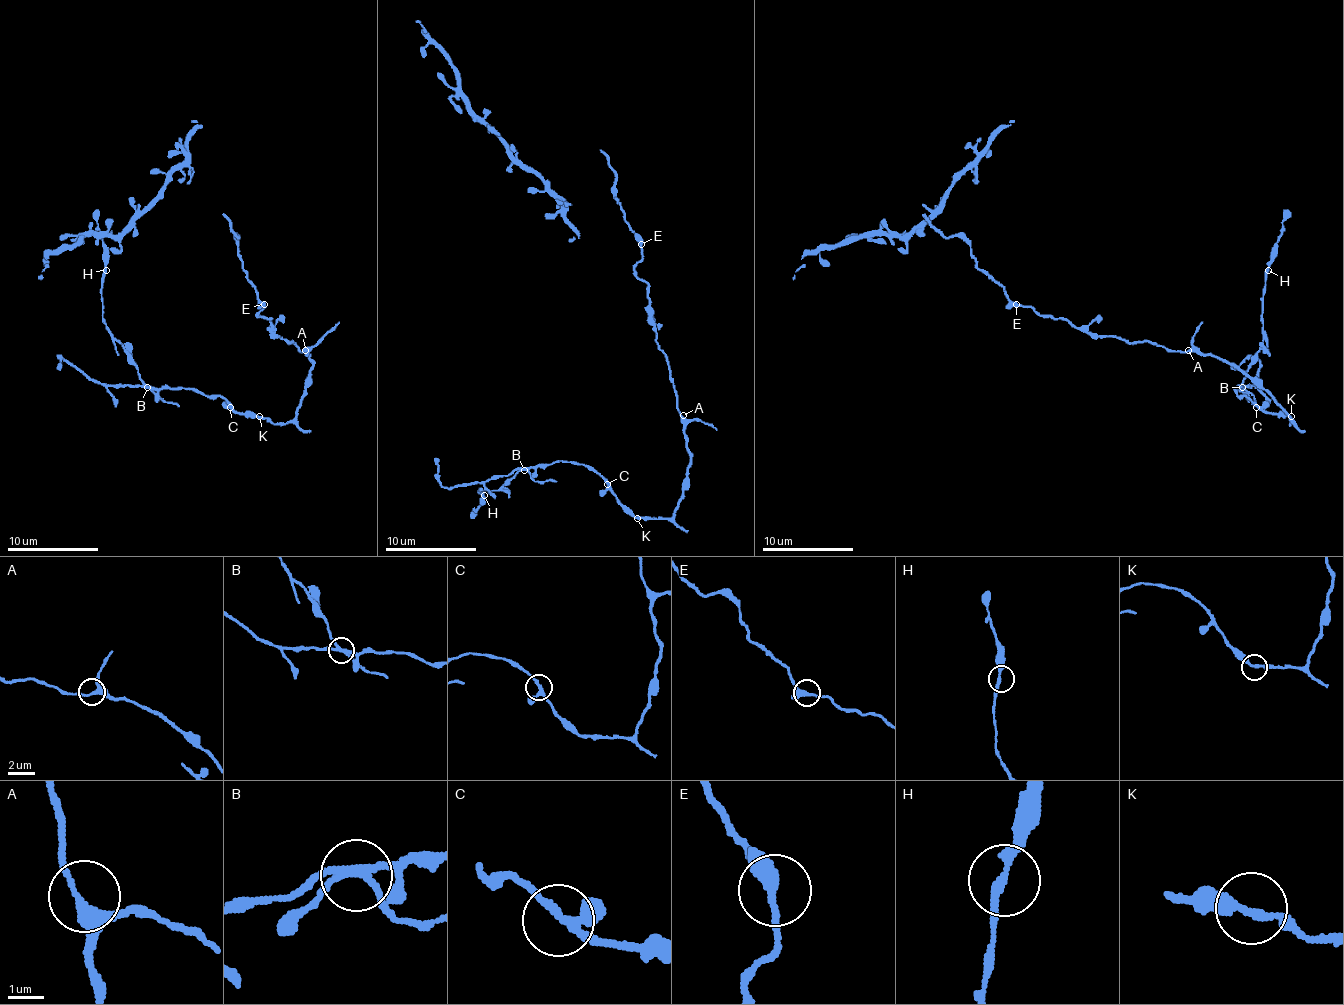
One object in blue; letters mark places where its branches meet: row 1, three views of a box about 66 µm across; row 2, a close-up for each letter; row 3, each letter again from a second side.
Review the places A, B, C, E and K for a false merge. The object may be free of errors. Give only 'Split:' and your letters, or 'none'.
Split: B

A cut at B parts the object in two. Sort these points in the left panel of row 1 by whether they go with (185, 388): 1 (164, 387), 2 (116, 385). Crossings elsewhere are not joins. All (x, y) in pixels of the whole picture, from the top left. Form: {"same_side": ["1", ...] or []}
{"same_side": ["1", "2"]}

